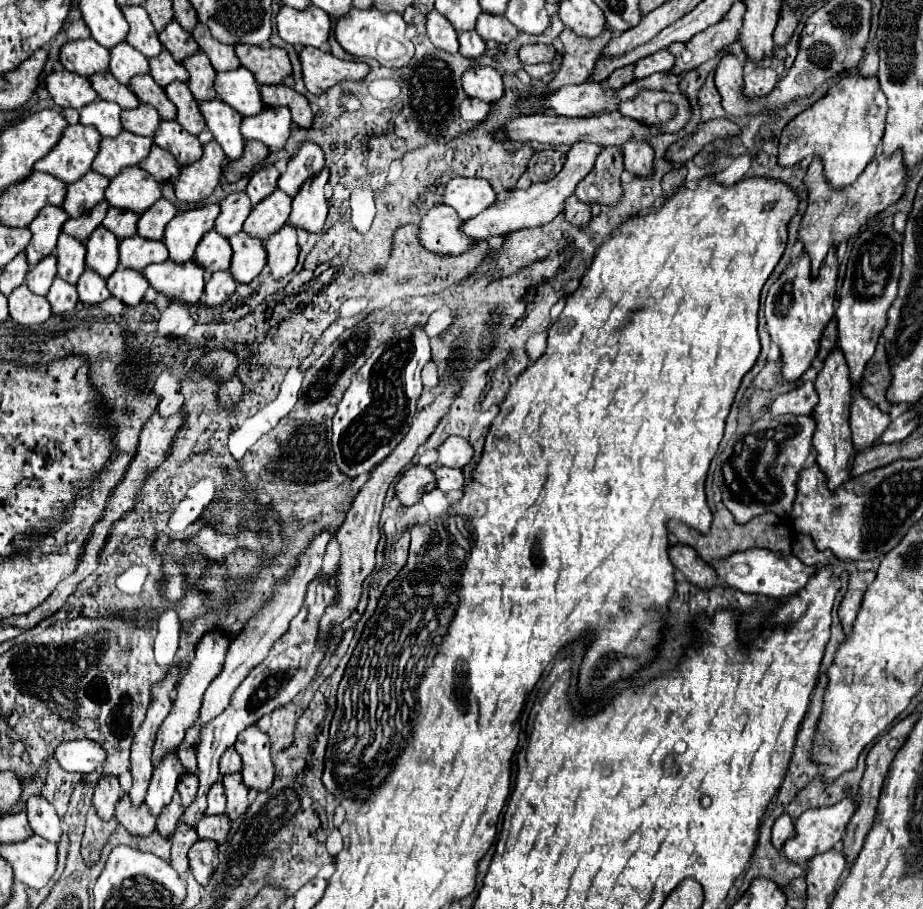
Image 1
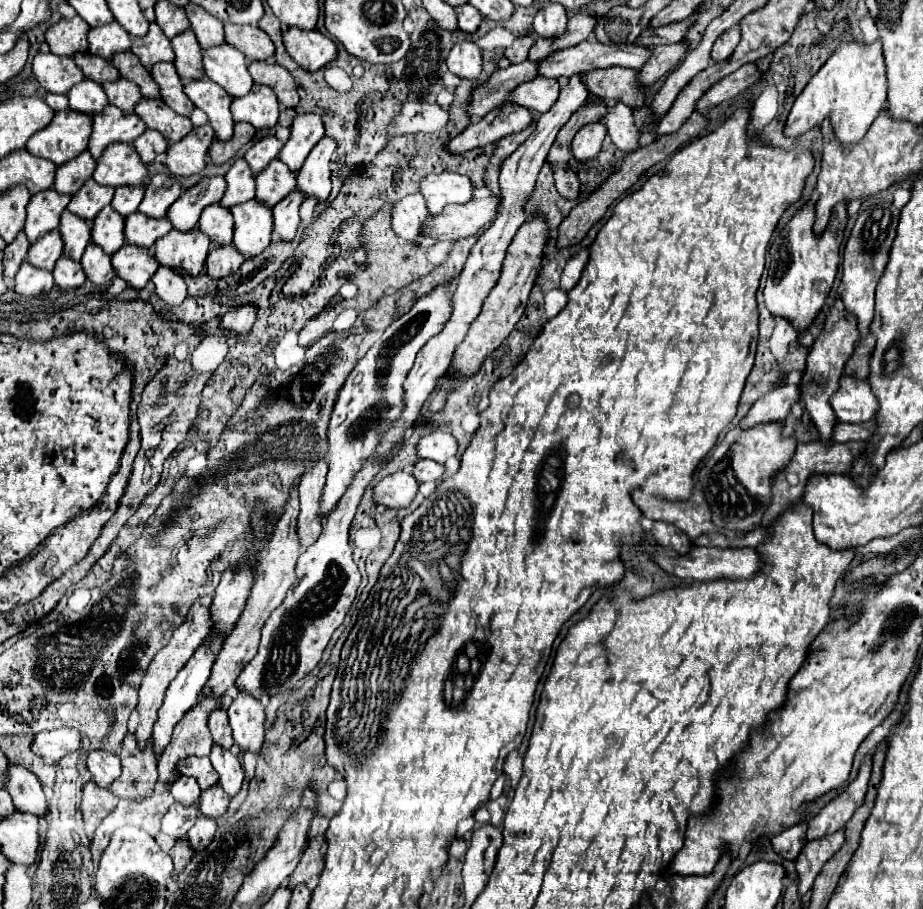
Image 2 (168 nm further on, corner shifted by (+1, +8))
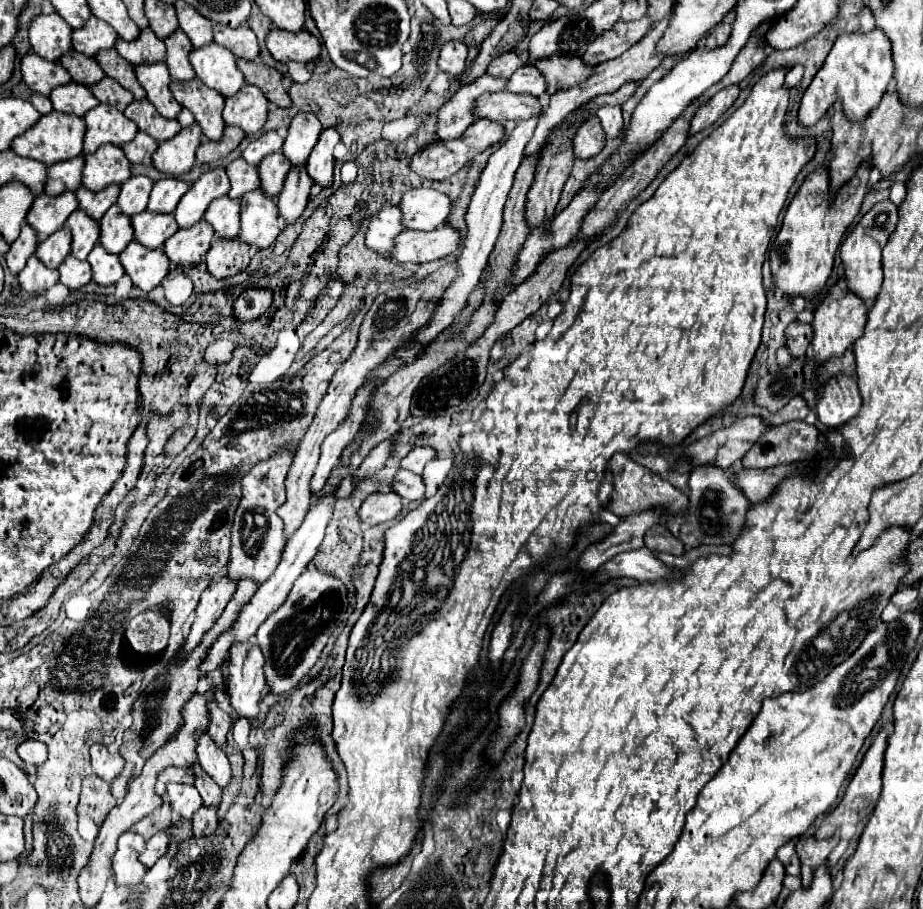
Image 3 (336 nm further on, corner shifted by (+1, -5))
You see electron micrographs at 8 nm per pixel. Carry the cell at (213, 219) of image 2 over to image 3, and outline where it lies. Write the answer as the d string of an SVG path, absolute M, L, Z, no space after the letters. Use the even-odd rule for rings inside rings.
M228 195L216 197L204 219L214 227L218 237L236 237L240 231L240 199L230 199Z

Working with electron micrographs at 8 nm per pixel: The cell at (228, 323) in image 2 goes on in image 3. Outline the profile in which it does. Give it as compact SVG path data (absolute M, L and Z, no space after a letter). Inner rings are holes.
M248 287L234 301L234 315L238 321L252 321L260 317L272 305L272 289L268 287Z

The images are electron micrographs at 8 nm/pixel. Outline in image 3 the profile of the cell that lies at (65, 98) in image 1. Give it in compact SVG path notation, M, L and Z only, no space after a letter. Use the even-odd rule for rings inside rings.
M26 53L20 59L20 69L22 69L24 83L32 91L36 91L36 93L40 93L44 97L48 97L48 93L52 89L56 89L60 85L66 85L68 79L70 79L68 71L60 63L44 61L36 53Z

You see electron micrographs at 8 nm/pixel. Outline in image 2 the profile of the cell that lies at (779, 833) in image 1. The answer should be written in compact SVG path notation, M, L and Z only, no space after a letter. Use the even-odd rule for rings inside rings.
M806 822L784 828L778 836L772 836L772 848L786 860L796 860L806 842Z

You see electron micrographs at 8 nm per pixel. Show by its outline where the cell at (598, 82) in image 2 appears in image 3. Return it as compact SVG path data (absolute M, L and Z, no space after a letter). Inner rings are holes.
M550 55L546 59L540 59L532 63L544 77L548 85L548 95L560 91L560 89L570 89L572 85L578 85L584 81L584 77L592 75L592 65L584 65L580 57L560 57L560 55Z

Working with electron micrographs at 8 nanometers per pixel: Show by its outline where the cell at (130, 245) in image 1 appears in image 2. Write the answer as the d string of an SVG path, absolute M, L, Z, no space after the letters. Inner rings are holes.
M134 212L132 216L126 218L126 244L134 244L138 248L152 248L152 244L166 236L172 230L172 224L168 224L168 218L152 220L150 216L140 216L140 212Z

